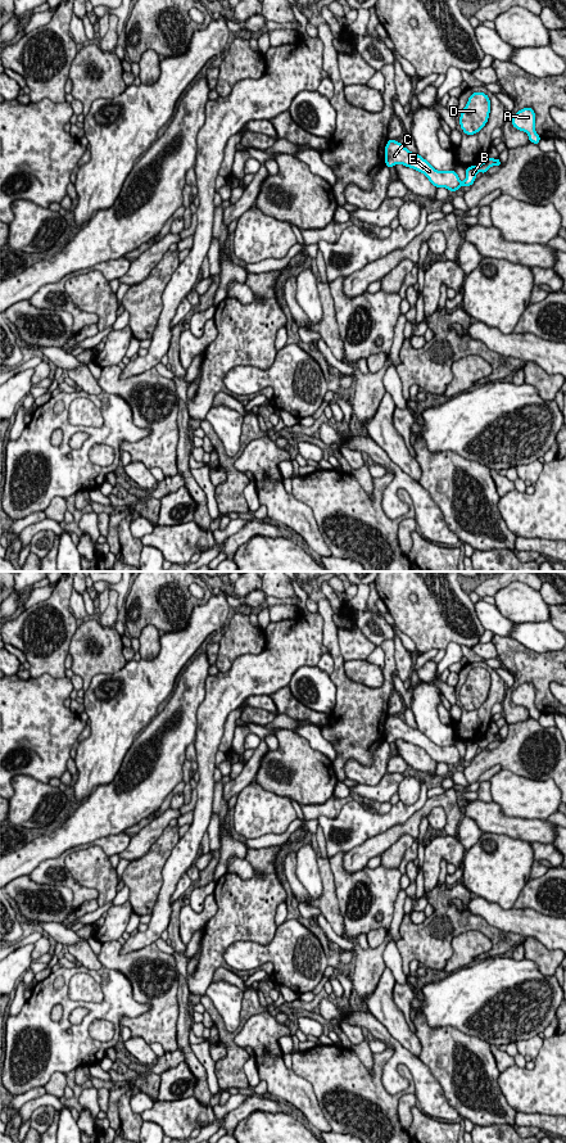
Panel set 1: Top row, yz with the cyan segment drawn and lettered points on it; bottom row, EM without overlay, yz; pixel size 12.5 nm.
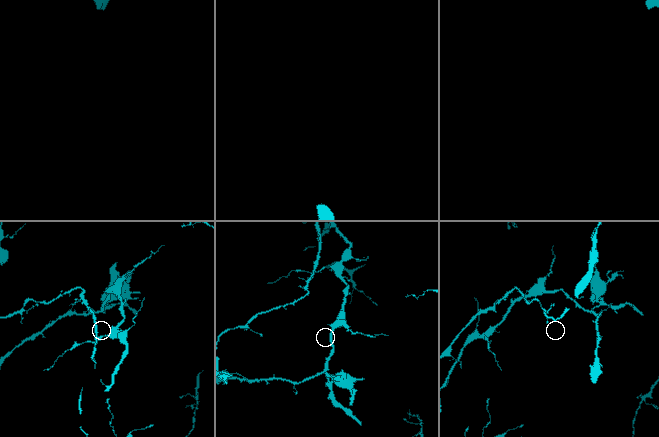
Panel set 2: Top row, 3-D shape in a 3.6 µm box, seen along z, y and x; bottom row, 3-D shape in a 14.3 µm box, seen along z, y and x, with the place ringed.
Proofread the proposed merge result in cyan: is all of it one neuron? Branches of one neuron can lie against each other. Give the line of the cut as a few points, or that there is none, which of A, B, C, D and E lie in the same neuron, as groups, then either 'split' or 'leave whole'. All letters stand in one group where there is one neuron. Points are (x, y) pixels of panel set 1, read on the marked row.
cut yz (476, 166), (479, 170); groups A D / B C E; split

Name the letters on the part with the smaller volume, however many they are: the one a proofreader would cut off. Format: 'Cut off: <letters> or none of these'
Cut off: A, D

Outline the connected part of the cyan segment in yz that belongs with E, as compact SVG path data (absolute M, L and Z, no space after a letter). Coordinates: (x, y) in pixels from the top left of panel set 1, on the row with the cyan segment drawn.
M389 139L385 146L385 166L390 168L398 163L424 173L435 188L447 188L452 193L461 186L471 186L479 172L477 166L467 167L466 179L462 182L454 170L438 171L420 154L411 153L397 140Z

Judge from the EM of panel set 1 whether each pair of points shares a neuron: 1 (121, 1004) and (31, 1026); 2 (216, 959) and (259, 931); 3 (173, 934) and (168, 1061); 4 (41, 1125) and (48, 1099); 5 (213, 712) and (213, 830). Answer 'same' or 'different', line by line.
1: same
2: same
3: different
4: different
5: different

